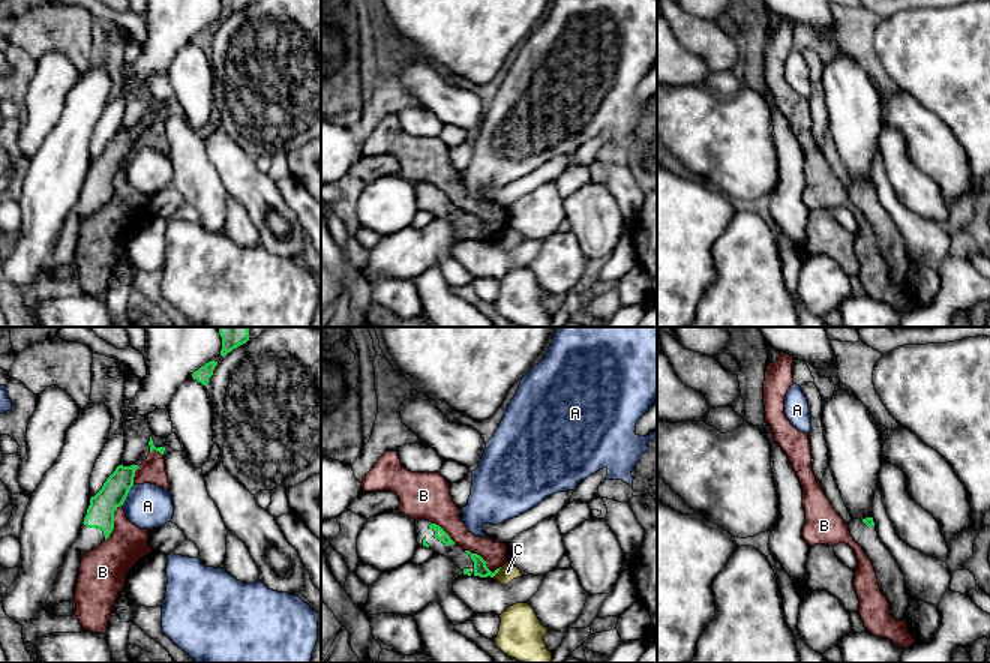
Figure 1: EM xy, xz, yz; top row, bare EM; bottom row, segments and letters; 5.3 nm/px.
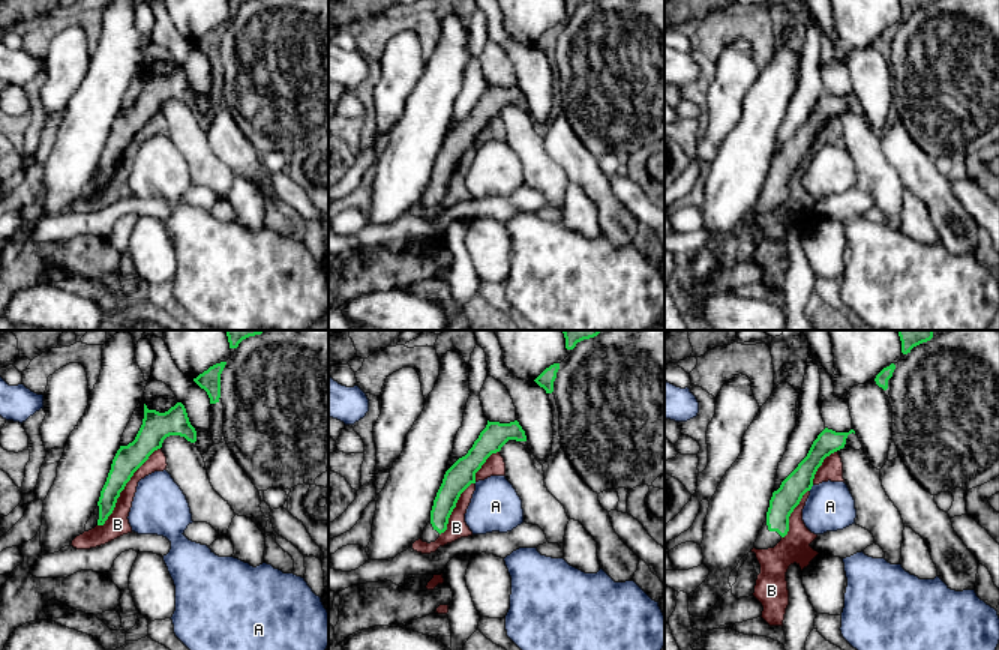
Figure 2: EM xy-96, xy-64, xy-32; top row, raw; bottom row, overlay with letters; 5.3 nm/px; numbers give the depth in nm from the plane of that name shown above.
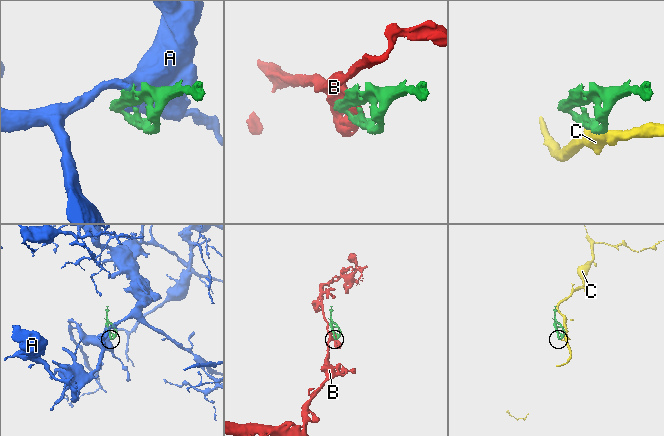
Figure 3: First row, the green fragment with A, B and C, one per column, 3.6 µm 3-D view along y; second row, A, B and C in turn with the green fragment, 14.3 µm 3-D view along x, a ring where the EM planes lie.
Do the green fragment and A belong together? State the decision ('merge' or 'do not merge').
do not merge

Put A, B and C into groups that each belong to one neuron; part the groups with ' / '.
A / B / C

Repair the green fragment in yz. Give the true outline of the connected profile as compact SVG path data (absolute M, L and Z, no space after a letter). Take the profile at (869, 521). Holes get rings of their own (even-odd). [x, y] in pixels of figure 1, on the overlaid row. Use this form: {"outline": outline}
{"outline": "M873 518L852 519L849 531L872 561L879 588L890 603L891 615L897 621L904 620L912 598L908 594L900 566L878 537Z"}

